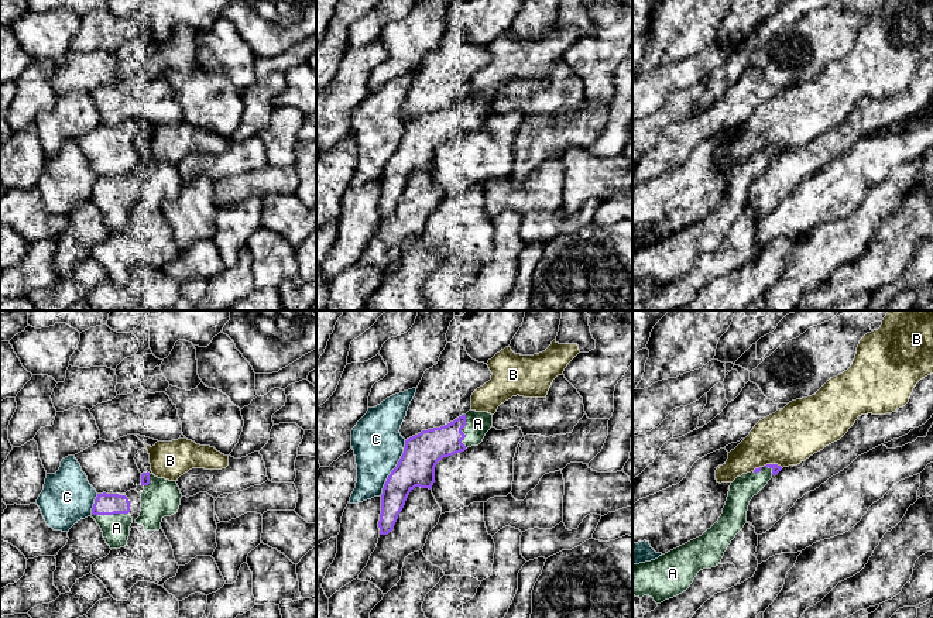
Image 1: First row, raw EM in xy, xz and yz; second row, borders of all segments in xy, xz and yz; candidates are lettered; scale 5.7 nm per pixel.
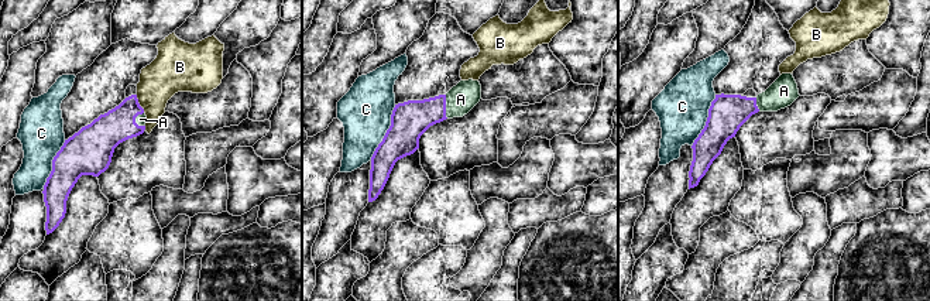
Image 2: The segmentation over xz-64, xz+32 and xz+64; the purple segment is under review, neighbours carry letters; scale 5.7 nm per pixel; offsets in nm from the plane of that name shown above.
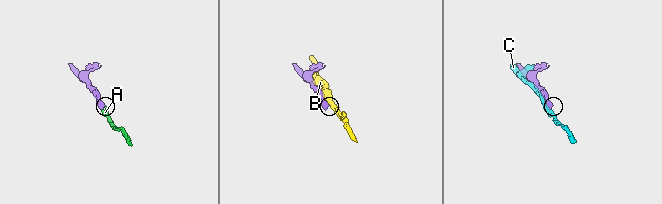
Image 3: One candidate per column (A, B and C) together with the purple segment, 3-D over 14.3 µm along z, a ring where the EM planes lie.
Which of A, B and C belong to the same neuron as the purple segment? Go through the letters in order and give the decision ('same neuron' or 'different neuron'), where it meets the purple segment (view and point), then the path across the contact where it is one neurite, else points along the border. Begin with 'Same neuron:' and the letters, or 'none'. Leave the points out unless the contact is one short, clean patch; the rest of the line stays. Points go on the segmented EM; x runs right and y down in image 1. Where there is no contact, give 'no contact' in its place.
Same neuron: A
A: same neuron | xy (109, 514)
B: different neuron | yz (767, 464)
C: different neuron | xz (394, 469)

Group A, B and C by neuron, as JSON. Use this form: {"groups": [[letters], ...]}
{"groups": [["A"], ["B"], ["C"]]}

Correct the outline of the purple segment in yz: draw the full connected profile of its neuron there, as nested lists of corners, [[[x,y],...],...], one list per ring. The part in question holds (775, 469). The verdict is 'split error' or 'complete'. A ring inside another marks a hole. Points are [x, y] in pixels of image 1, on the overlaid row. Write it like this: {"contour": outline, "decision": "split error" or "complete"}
{"contour": [[[766,464],[737,477],[721,516],[710,529],[655,560],[632,566],[632,595],[649,595],[661,604],[686,591],[700,570],[718,566],[728,545],[747,523],[750,501],[781,470],[778,464]]], "decision": "split error"}

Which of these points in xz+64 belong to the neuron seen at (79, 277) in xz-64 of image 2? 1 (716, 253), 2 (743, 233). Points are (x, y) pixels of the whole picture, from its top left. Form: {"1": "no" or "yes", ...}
{"1": "yes", "2": "yes"}

